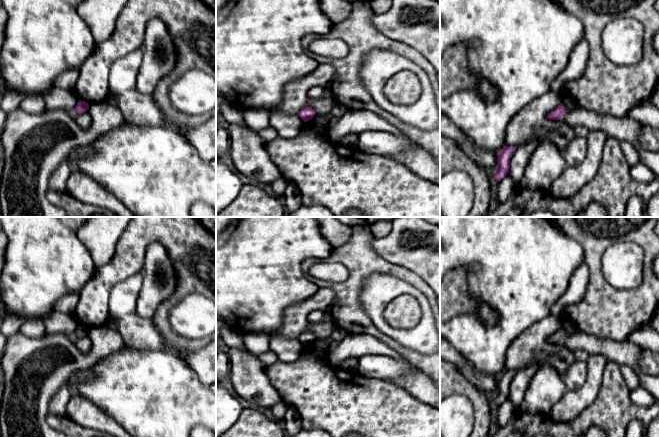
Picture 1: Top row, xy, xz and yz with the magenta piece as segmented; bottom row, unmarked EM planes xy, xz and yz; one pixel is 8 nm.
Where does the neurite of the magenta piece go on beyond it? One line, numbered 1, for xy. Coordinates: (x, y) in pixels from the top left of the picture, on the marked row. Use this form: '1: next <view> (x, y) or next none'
1: next none

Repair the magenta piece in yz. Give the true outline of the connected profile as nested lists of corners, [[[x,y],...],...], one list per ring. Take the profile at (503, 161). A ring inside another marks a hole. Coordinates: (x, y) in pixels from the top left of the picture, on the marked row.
[[[505,146],[499,153],[497,158],[497,165],[495,167],[495,179],[500,182],[508,173],[510,168],[510,159],[517,147]]]

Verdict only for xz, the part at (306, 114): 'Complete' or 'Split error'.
Complete

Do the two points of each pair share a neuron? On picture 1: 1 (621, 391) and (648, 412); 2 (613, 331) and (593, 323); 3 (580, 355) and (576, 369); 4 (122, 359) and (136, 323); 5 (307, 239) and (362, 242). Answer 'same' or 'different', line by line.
1: same
2: same
3: different
4: different
5: different

